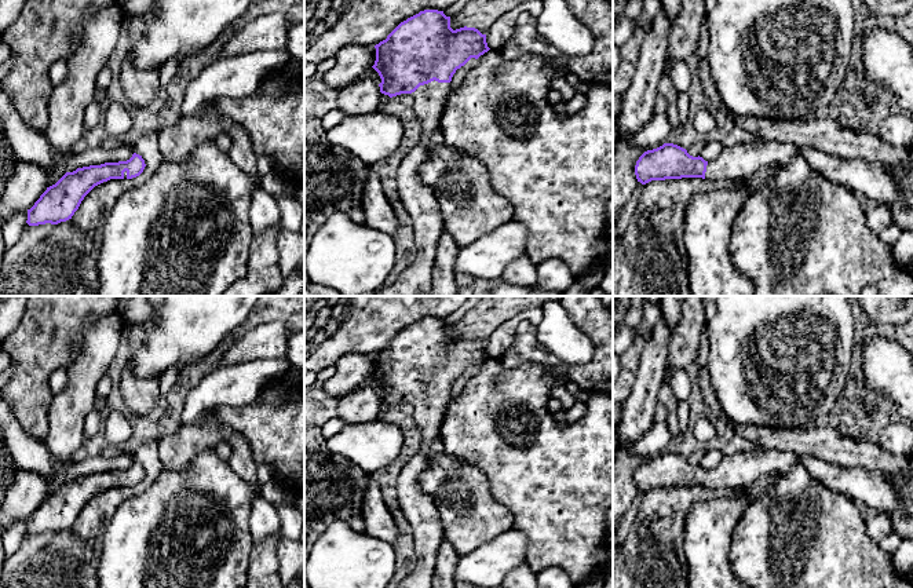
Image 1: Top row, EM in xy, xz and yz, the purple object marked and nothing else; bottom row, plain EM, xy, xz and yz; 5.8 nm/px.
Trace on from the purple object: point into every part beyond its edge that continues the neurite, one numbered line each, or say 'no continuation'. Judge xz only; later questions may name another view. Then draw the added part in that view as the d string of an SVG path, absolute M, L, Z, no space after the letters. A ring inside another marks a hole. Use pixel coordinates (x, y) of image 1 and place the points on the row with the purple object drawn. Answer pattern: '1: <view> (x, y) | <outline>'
1: xz (419, 200) | M434 80L412 92L414 112L423 124L423 135L398 167L397 187L413 223L416 258L392 285L376 291L373 296L424 296L430 289L443 219L438 198L434 190L421 182L419 169L428 160L431 134L439 128L452 91L450 83Z

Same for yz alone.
1: yz (740, 161) | M762 140L752 145L724 147L713 161L708 161L705 179L749 180L757 171L766 167L774 169L784 168L795 156L804 157L810 168L815 172L847 187L854 194L877 200L880 205L891 211L891 223L896 224L902 231L913 231L913 193L901 187L891 169L881 164L870 164L865 160L839 158L818 149L797 147L792 143Z

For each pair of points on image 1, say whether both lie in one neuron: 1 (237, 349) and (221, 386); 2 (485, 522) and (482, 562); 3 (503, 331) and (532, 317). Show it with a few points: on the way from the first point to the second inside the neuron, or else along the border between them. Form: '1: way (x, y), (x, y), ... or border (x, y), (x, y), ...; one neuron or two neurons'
1: border (262, 358), (218, 368); two neurons
2: border (511, 528), (459, 557); two neurons
3: way (510, 327), (519, 317), (525, 317); one neuron

